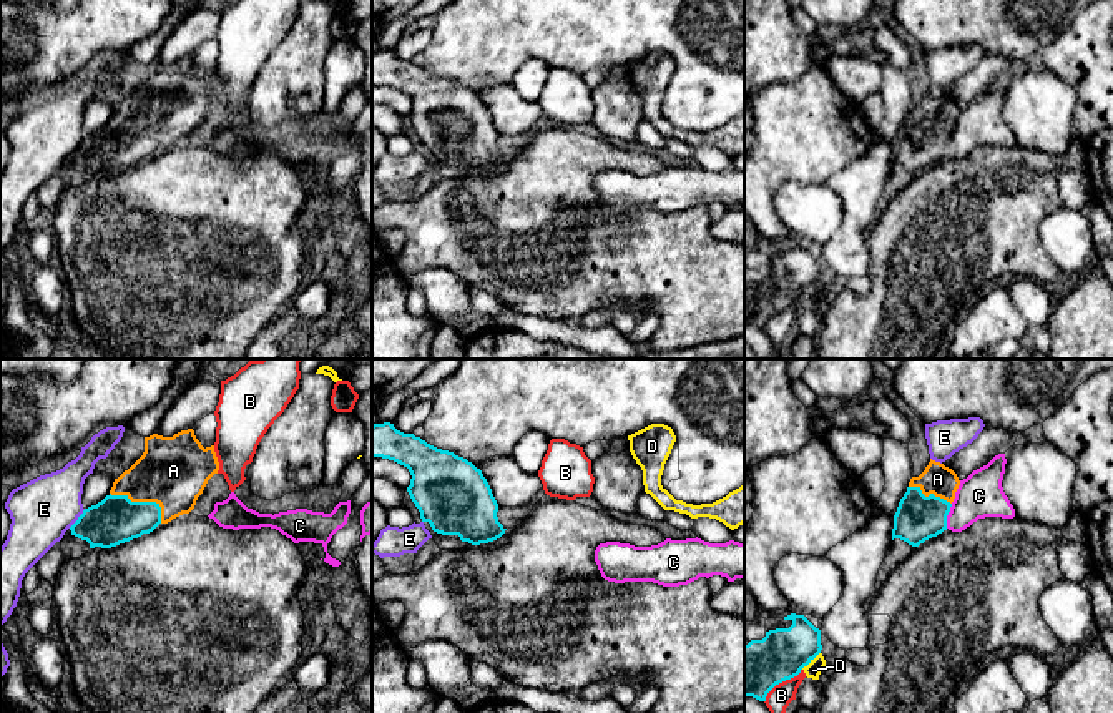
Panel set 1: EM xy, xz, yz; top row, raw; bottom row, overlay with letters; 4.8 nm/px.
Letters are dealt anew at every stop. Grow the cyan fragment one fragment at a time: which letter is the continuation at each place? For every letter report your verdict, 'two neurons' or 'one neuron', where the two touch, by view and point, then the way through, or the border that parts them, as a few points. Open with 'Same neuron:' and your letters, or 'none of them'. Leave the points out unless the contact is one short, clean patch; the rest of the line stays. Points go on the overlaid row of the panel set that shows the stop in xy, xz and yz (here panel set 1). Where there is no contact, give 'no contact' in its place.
Same neuron: A
A: one neuron; contact xy (143, 502); way xy (113, 521), (143, 502), (173, 471)
B: two neurons; contact yz (781, 682)
C: two neurons; contact yz (947, 514); border yz (952, 504), (946, 527)
D: two neurons; contact yz (809, 662); border yz (819, 652), (801, 668)
E: two neurons; contact xy (78, 519)

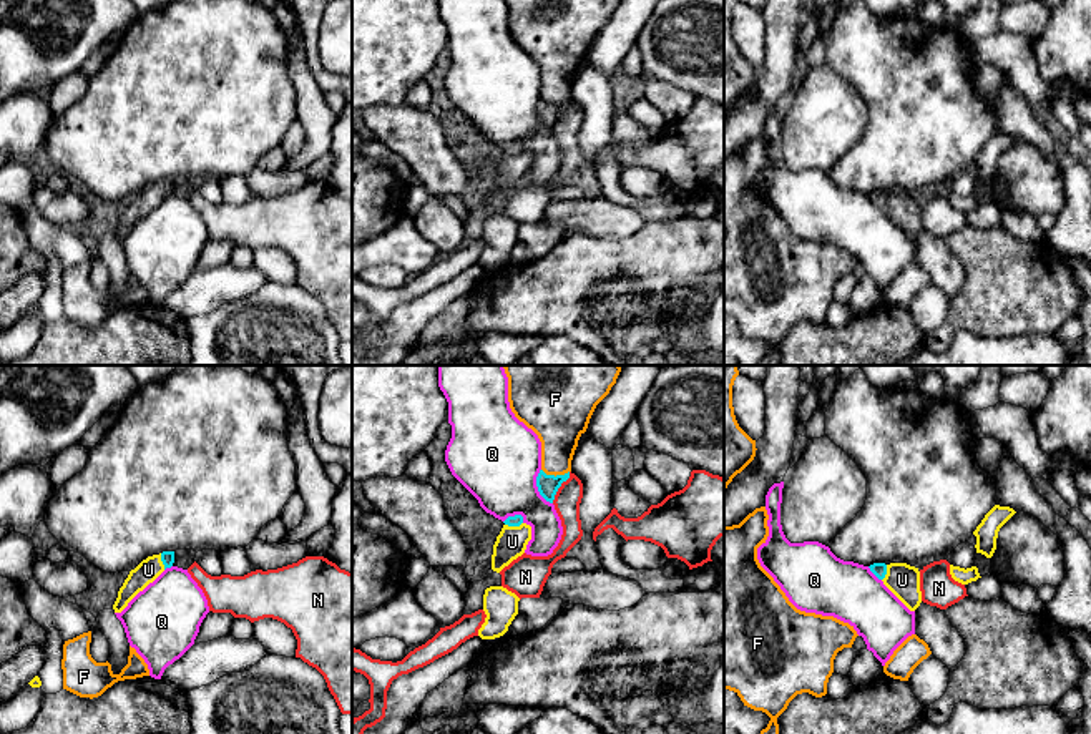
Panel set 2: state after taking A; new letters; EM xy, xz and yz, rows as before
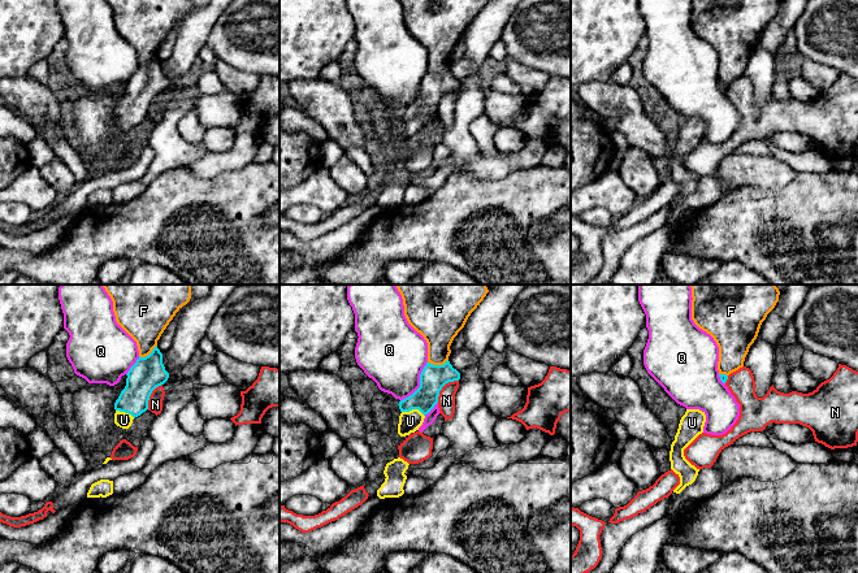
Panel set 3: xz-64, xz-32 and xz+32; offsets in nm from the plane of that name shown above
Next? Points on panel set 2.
Same neuron: U
F: two neurons; contact xz (553, 475)
N: two neurons; contact xz (560, 485)
Q: two neurons; contact xz (537, 485)
U: one neuron; contact xz (513, 525); way xz (517, 520), (513, 525), (512, 542)

